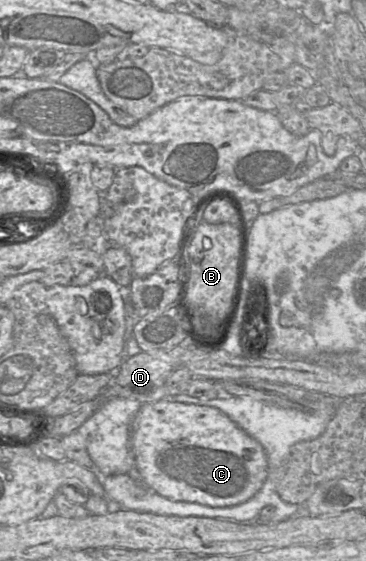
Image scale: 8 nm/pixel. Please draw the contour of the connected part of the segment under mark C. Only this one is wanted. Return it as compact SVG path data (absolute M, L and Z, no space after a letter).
M168 398L143 403L131 424L135 468L157 494L174 501L229 507L252 498L268 475L266 453L259 442L217 408L174 402Z

